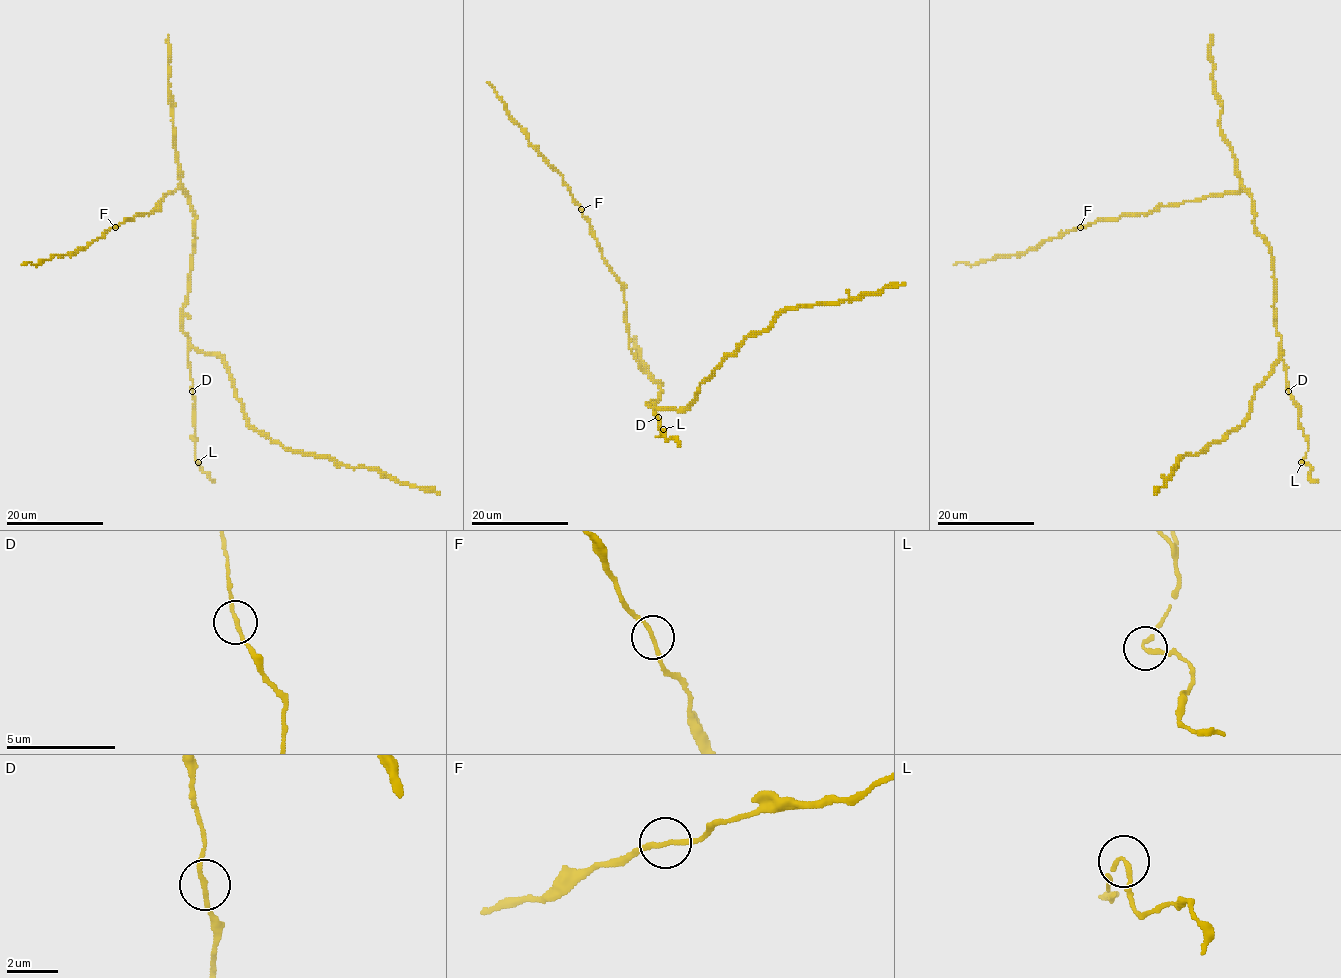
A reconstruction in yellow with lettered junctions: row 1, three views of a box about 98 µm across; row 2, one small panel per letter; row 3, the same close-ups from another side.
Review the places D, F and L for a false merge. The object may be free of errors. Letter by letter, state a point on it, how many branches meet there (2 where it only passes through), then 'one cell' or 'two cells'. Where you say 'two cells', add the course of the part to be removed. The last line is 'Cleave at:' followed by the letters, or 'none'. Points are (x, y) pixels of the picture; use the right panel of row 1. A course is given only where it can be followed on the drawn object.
D: at (1288, 391); 2 branches meet; one cell
F: at (1080, 227); 2 branches meet; one cell
L: at (1301, 462); 2 branches meet; one cell
Cleave at: none

